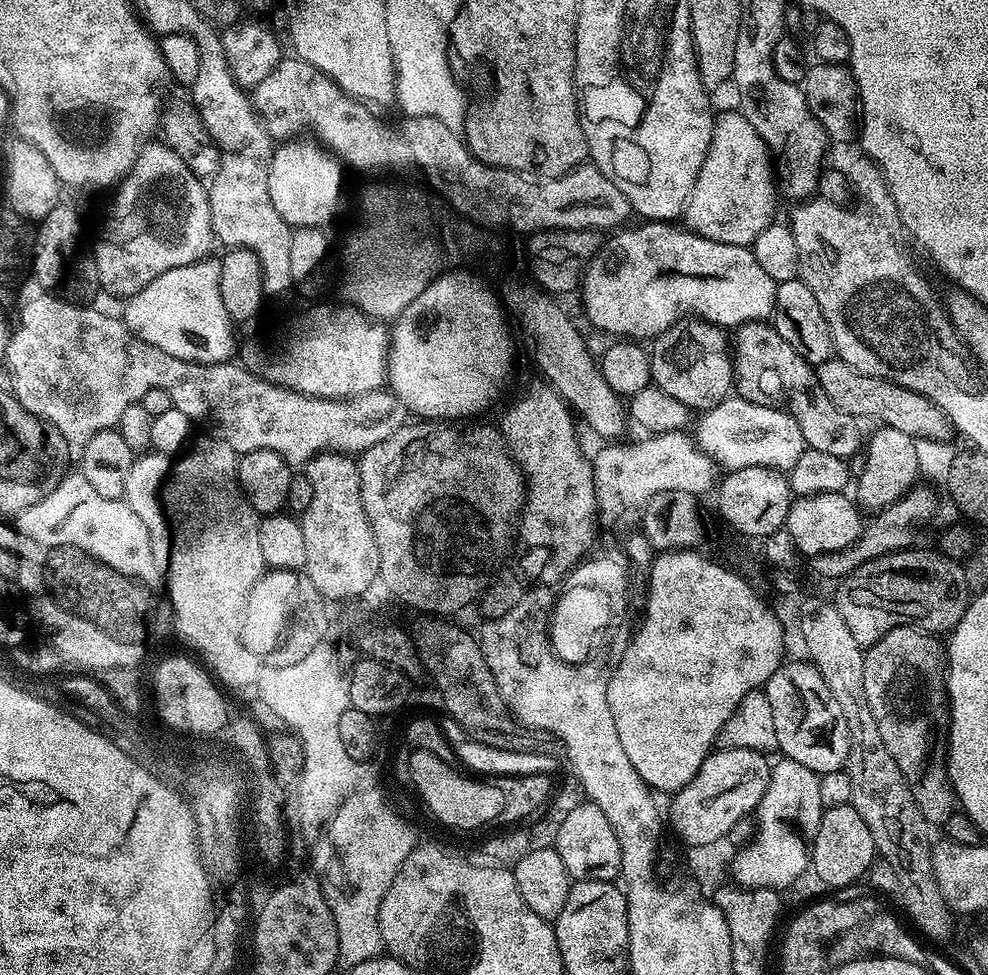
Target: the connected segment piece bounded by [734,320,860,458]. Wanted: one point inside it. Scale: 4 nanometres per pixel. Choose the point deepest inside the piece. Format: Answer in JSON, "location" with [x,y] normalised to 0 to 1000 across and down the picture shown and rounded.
{"location":[777,381]}

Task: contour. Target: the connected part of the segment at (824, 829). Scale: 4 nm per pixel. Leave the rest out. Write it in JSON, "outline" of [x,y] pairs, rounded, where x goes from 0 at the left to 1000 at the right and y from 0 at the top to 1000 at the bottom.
{"outline":[[[861,823],[846,825],[835,828],[830,845],[824,851],[824,856],[820,862],[820,890],[826,898],[838,911],[854,911],[857,907],[862,907],[865,903],[870,903],[874,898],[874,893],[883,886],[883,881],[888,881],[889,875],[885,868],[885,859],[881,857],[881,851],[877,851],[877,843],[872,843],[872,835],[864,831]]]}

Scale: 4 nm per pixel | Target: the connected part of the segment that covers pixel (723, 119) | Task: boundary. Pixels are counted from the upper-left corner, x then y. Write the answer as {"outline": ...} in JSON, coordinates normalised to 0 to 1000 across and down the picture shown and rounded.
{"outline":[[[744,113],[745,115],[733,115],[724,120],[721,129],[721,141],[719,142],[719,150],[715,154],[715,166],[711,166],[711,174],[706,174],[706,183],[702,187],[702,195],[698,199],[698,203],[694,207],[692,216],[690,218],[690,226],[699,237],[705,238],[707,242],[719,244],[723,248],[731,248],[732,250],[752,250],[760,252],[767,244],[767,240],[771,240],[771,236],[775,236],[775,232],[782,229],[785,217],[785,201],[787,202],[787,185],[783,179],[783,161],[778,153],[777,147],[774,146],[767,137],[767,133],[759,127],[753,120],[752,114]]]}

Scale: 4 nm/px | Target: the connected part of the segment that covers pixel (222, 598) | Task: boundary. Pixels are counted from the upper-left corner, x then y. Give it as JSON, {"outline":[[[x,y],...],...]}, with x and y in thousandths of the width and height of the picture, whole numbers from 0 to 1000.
{"outline":[[[206,449],[206,452],[204,452],[198,461],[196,459],[197,458],[187,463],[185,467],[175,472],[161,466],[143,467],[141,471],[135,475],[134,481],[132,482],[132,490],[128,490],[126,512],[130,514],[130,518],[136,523],[136,527],[140,527],[140,531],[144,531],[144,535],[148,535],[148,544],[152,548],[154,563],[159,572],[167,572],[166,570],[170,570],[170,578],[168,574],[168,606],[170,609],[170,617],[173,619],[176,629],[177,647],[182,647],[183,650],[202,668],[203,674],[201,673],[201,676],[210,682],[214,692],[218,694],[228,707],[247,706],[250,702],[252,705],[258,703],[259,696],[263,694],[265,677],[264,674],[258,673],[249,667],[248,663],[245,663],[245,657],[242,654],[242,642],[243,636],[246,634],[246,624],[249,622],[249,613],[252,612],[253,605],[256,604],[257,599],[261,597],[263,591],[269,586],[269,579],[265,572],[265,564],[261,561],[263,529],[253,519],[253,515],[247,509],[247,504],[243,501],[243,492],[239,489],[241,465],[233,457],[229,457],[229,453],[218,449]]]}

